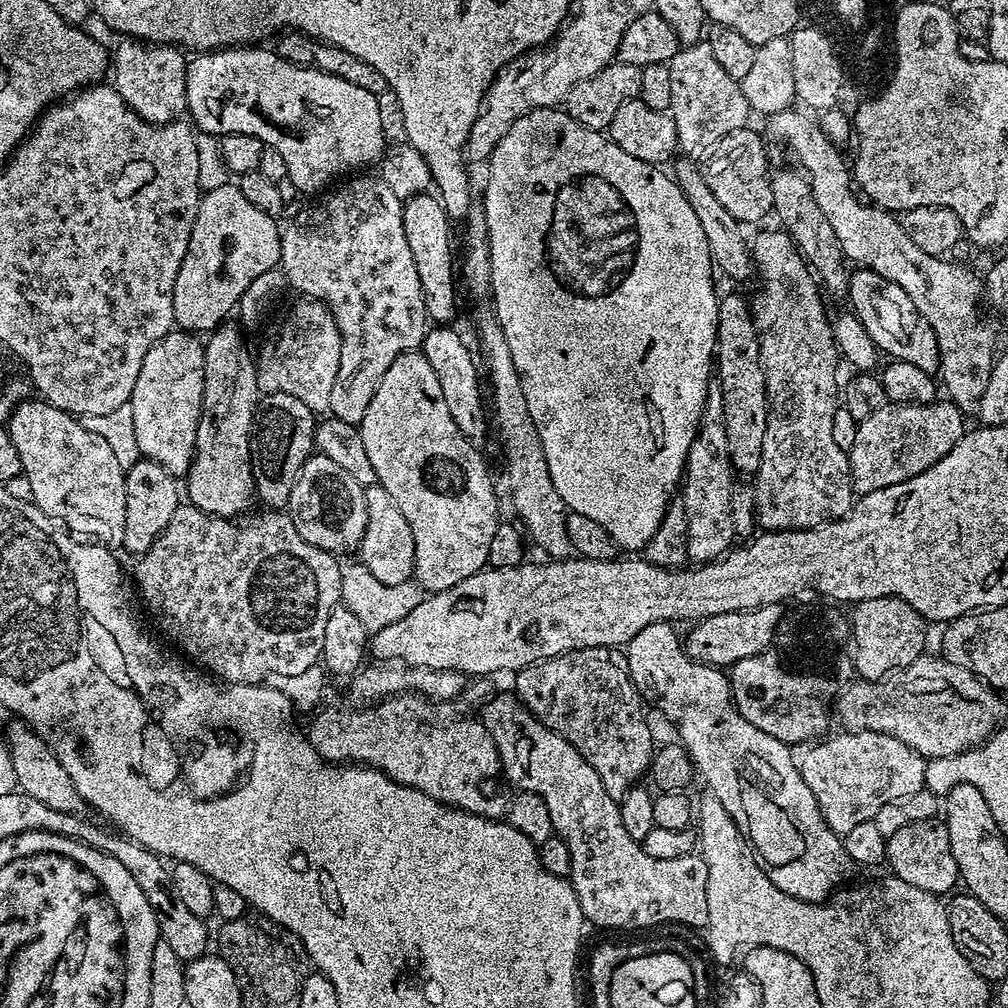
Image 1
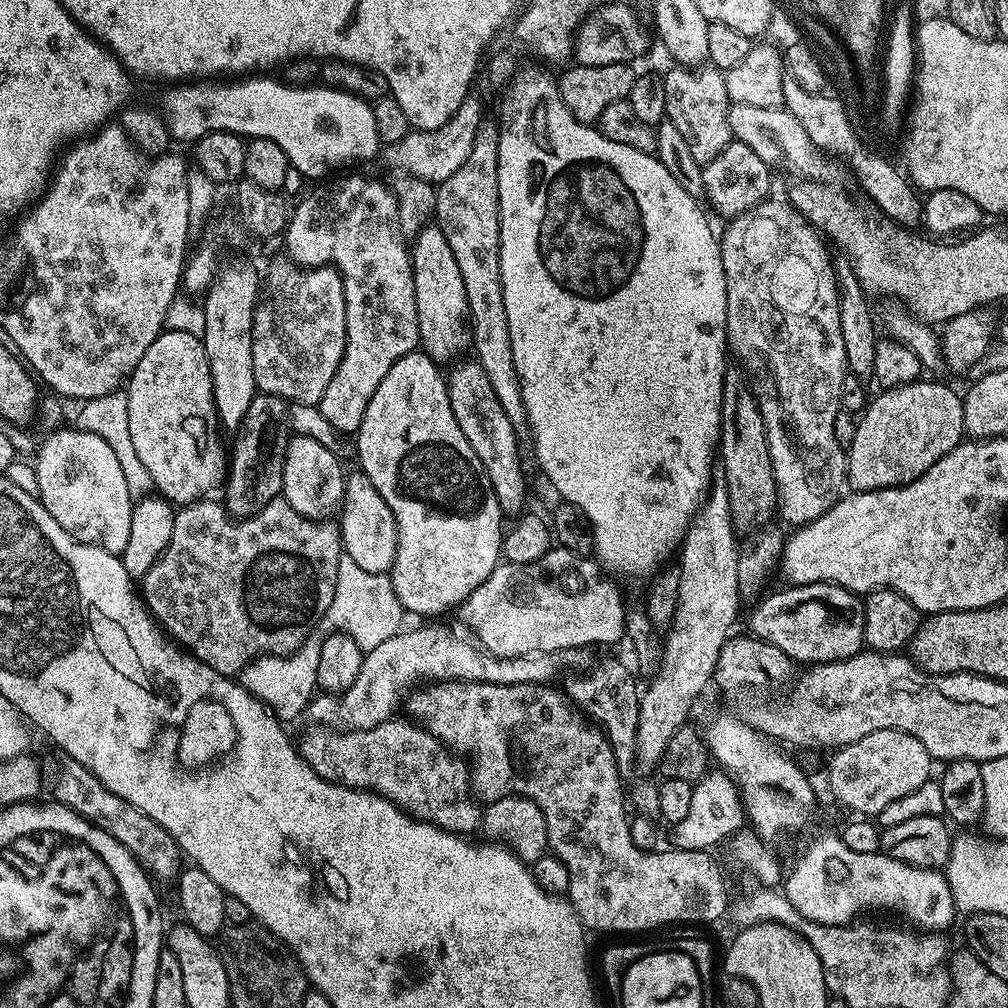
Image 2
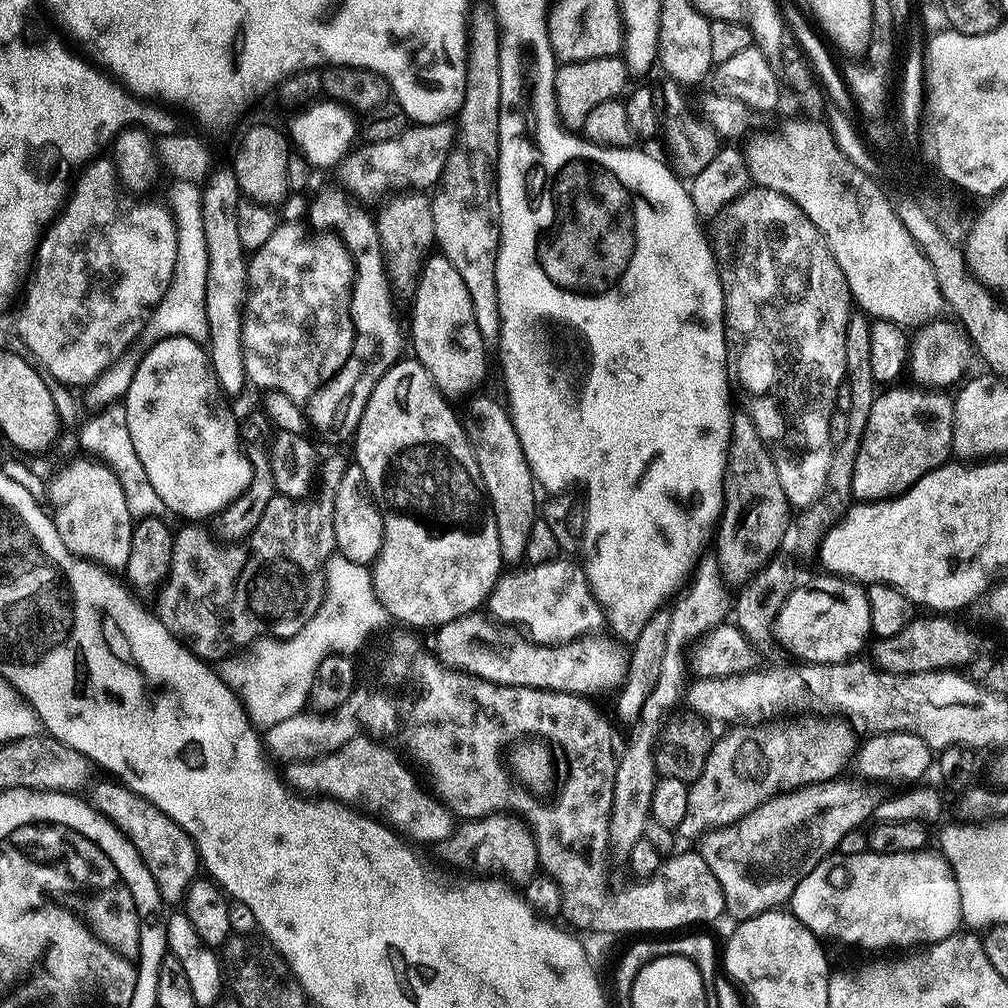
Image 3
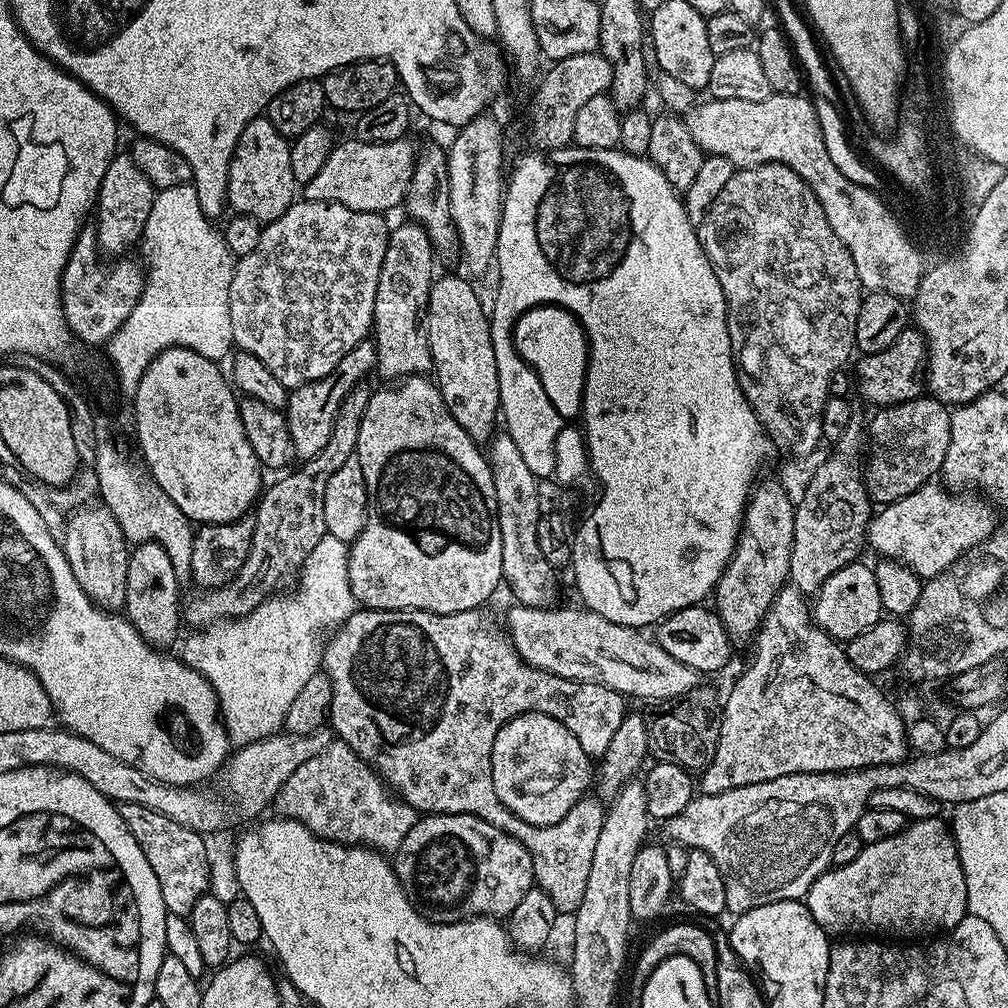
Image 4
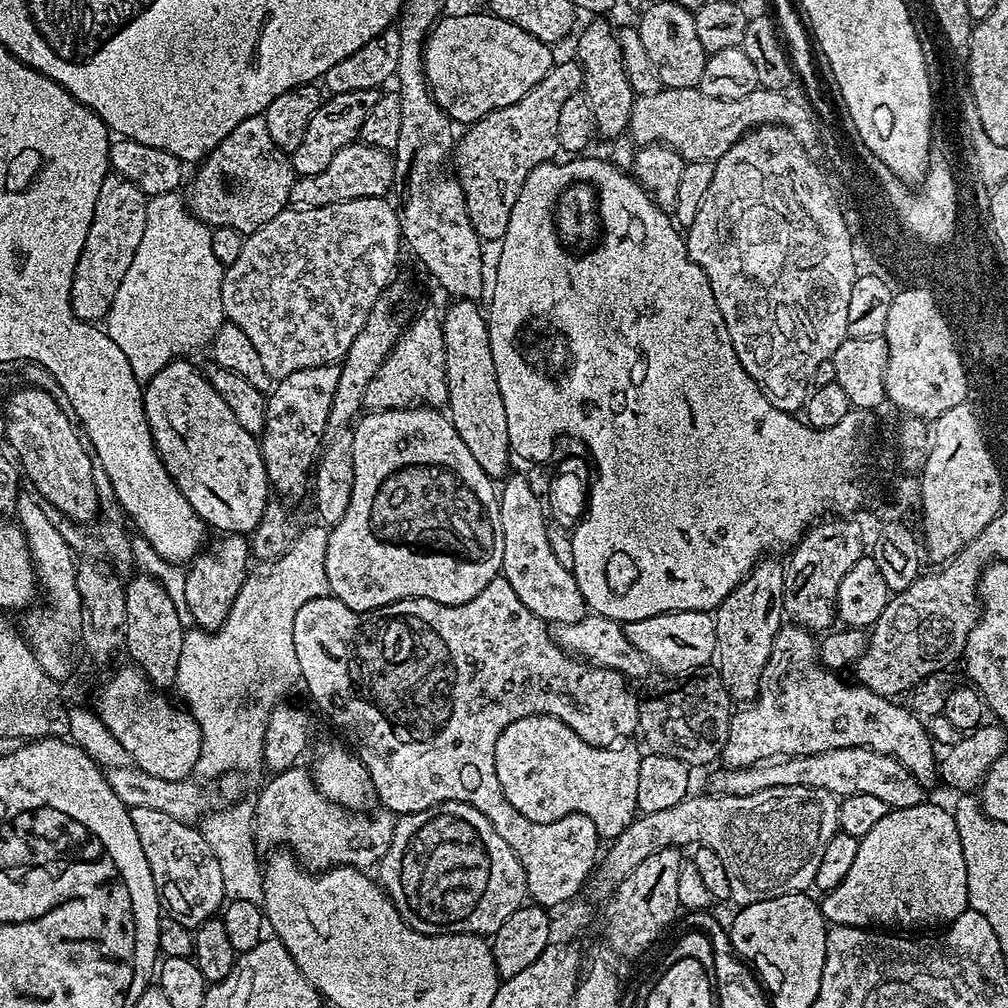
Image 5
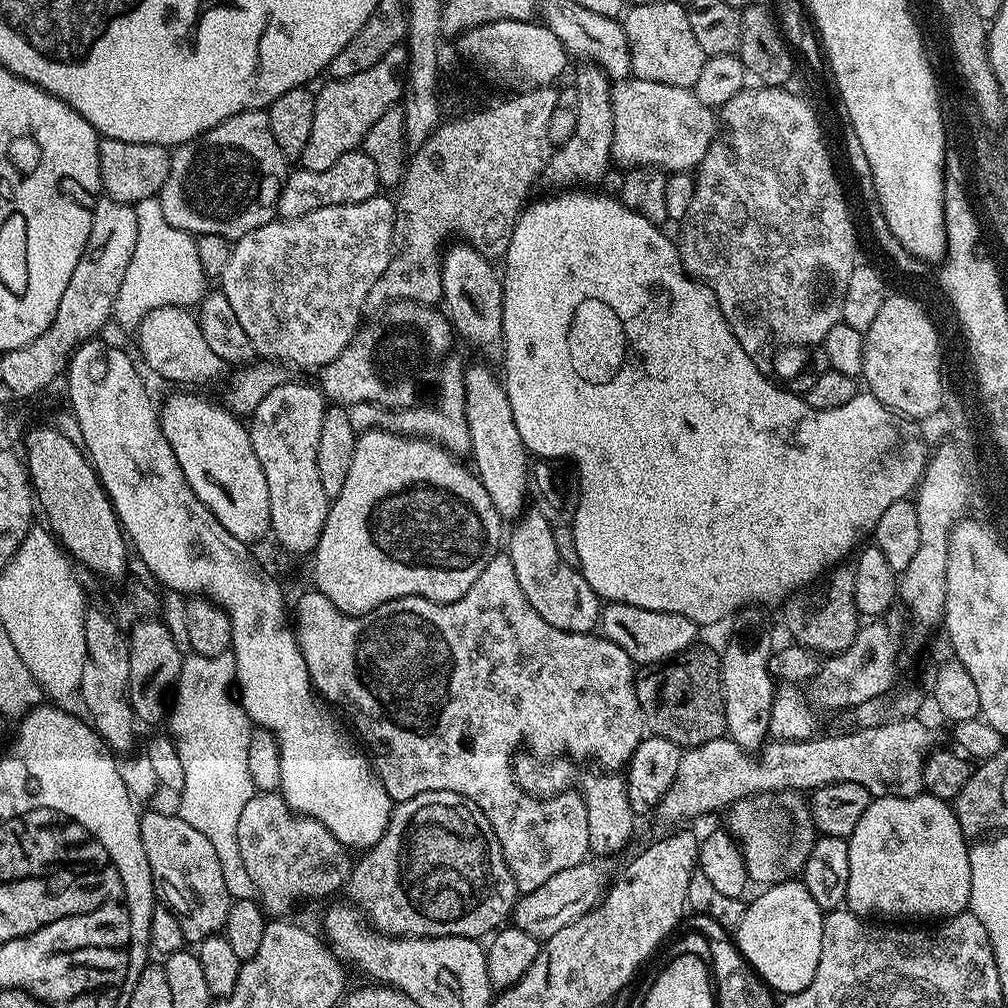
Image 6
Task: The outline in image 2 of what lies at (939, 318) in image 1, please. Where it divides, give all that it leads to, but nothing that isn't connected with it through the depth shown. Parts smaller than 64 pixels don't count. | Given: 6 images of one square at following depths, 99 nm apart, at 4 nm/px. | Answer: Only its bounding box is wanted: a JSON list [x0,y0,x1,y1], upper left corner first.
[728,103,825,178]

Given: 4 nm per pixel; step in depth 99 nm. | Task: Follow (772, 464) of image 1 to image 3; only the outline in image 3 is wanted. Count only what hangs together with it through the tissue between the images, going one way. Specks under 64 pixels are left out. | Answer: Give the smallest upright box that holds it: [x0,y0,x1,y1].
[710,187,854,510]

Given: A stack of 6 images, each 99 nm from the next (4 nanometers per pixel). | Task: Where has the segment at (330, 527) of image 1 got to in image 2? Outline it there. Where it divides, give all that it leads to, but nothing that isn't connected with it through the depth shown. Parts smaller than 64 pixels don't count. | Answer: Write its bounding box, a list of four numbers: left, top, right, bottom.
[282,435,346,521]

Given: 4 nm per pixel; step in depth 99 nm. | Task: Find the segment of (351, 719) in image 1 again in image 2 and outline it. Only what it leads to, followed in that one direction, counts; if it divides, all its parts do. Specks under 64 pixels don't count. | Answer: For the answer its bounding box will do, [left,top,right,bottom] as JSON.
[298,718,482,834]

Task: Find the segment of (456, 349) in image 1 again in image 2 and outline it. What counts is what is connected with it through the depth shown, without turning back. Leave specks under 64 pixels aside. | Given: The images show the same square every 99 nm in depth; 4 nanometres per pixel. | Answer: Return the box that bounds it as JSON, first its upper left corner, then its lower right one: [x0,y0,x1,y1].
[446,358,528,518]

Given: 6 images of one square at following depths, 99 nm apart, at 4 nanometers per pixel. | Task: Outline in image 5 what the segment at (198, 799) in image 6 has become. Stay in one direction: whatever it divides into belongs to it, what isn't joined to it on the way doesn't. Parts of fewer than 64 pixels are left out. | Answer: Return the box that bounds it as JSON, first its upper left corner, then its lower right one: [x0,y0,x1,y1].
[174,526,329,905]

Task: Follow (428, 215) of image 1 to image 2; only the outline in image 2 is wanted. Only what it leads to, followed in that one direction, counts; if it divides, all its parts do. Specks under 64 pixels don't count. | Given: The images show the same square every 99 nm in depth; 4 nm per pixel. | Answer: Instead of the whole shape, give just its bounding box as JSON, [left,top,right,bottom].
[410,222,470,366]

